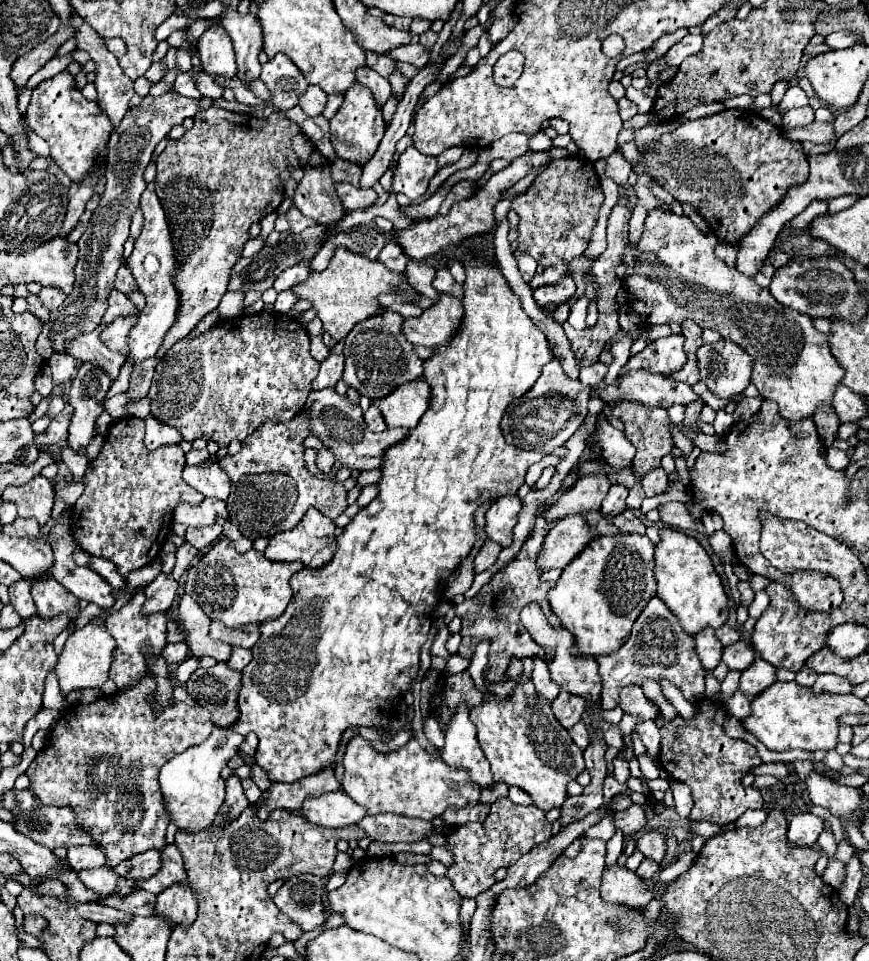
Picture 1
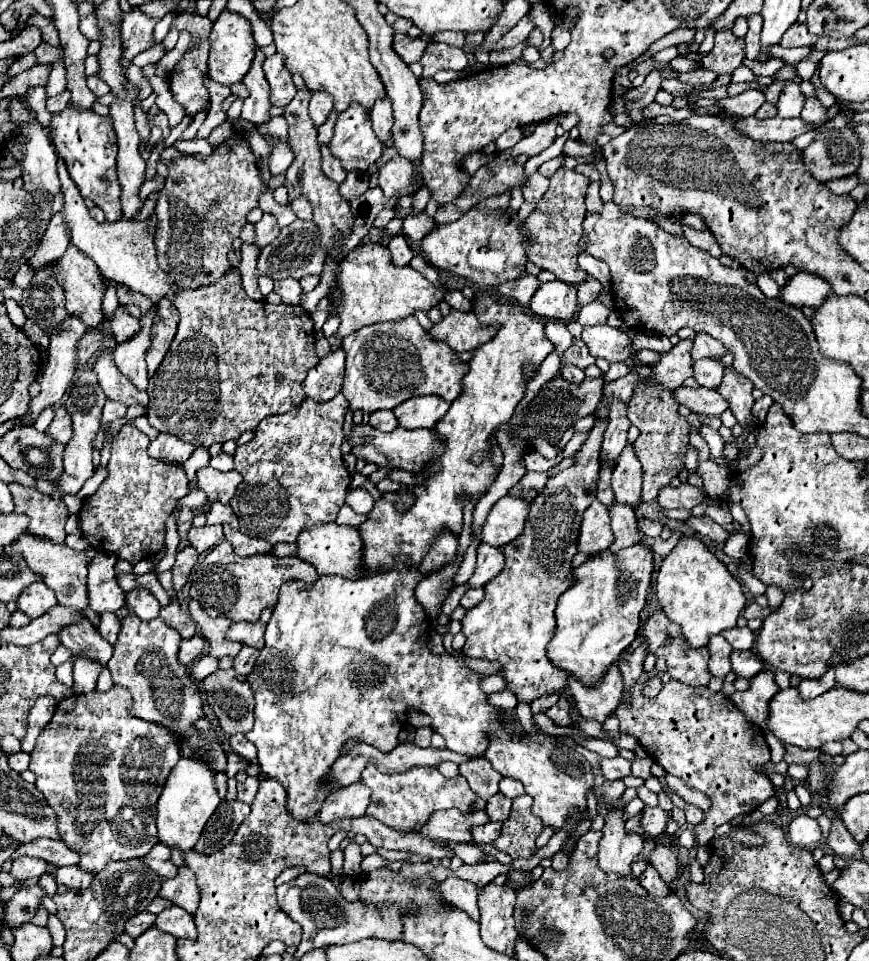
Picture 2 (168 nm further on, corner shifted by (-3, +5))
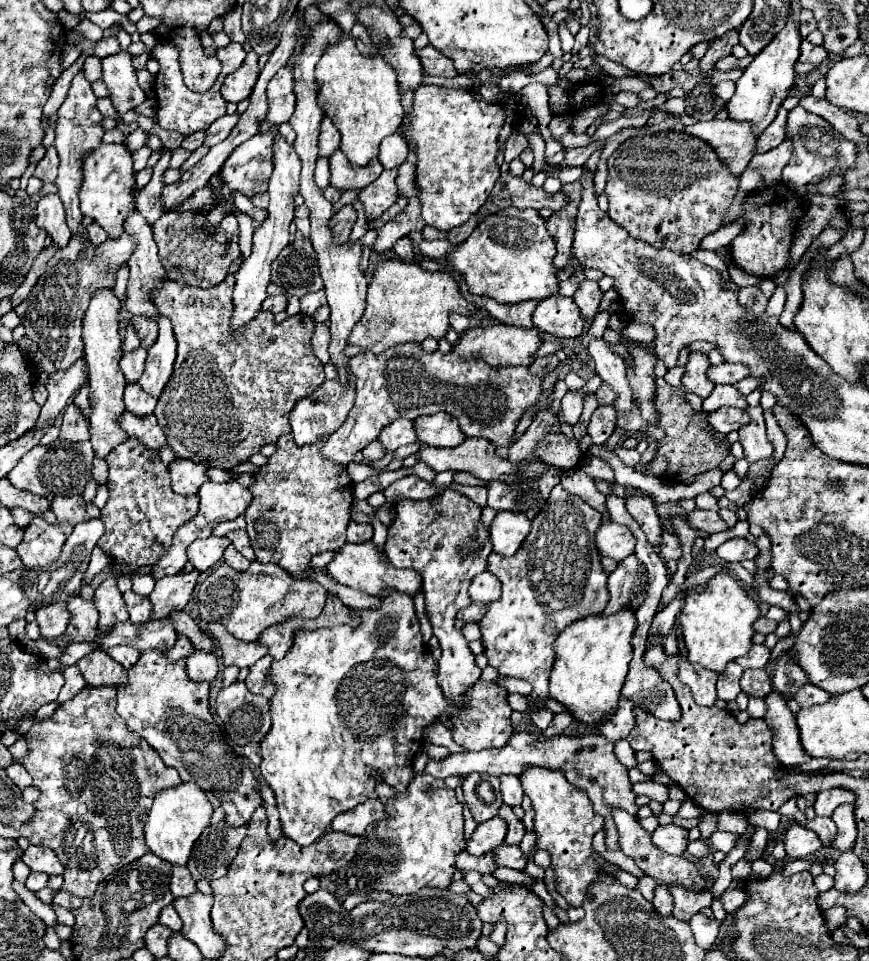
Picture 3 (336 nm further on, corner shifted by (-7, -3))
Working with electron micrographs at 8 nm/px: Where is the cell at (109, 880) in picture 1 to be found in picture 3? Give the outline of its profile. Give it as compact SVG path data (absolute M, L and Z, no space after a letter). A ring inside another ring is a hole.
M58 890L56 896L54 896L54 904L60 904L60 906L72 910L72 908L80 908L82 898L80 896L74 896L74 894L66 892L66 890Z

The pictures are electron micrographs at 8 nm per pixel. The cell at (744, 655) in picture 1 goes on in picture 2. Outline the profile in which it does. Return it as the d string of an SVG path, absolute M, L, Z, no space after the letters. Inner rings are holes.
M734 650L730 660L732 660L732 670L738 678L748 678L750 680L764 670L764 662L750 652L736 652Z

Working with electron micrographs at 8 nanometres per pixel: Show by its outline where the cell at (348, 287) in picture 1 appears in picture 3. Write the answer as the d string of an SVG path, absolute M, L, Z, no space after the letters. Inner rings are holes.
M398 258L382 260L368 284L366 312L352 328L348 344L356 344L362 350L374 350L374 346L378 344L376 354L380 354L392 344L422 342L428 336L440 340L442 336L446 336L450 310L464 316L470 316L476 310L476 306L468 304L468 300L460 294L458 282L452 274L426 272L416 262L408 264Z

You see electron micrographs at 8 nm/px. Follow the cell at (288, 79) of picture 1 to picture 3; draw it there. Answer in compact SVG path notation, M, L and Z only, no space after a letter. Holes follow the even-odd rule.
M284 66L278 70L278 74L268 84L268 120L272 124L288 122L294 106L296 106L296 94L294 94L294 76L292 68Z

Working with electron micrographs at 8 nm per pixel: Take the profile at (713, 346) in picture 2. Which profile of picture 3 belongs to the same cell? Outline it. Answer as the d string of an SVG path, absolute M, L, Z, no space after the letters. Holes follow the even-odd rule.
M722 362L718 366L708 368L708 378L714 384L734 384L734 382L746 378L746 376L748 376L748 368L744 368L744 364Z

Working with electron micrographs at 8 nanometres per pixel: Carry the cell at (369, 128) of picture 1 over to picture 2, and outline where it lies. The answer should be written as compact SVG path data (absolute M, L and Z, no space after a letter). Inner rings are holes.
M352 104L338 116L330 152L342 162L346 172L364 172L382 156L382 142L376 138L368 112L360 104Z

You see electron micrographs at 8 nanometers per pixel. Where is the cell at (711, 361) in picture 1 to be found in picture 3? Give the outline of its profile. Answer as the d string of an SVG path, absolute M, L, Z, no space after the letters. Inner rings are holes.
M746 408L750 414L750 422L740 426L740 444L744 446L744 456L752 464L760 458L770 458L772 456L772 444L766 438L766 426L764 426L764 410L758 408Z

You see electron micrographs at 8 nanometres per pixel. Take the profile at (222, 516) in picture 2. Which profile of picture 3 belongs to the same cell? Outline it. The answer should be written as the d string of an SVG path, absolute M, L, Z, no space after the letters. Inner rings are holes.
M232 530L232 532L228 532L226 536L232 540L234 548L236 548L242 556L246 556L248 560L254 560L254 552L252 552L252 548L250 548L248 534L246 534L244 530Z

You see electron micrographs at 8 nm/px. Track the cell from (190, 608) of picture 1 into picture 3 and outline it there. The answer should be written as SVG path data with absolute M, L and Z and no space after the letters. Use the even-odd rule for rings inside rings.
M210 622L208 634L216 640L216 644L222 650L224 666L238 666L238 668L250 668L258 658L262 658L268 650L256 642L244 642L234 638L228 630L224 630L222 624Z

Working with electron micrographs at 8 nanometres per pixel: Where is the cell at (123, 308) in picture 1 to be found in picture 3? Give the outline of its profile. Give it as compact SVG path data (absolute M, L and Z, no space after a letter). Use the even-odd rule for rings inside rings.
M138 346L132 352L124 352L124 356L120 360L120 368L128 382L140 378L140 372L144 370L144 362L146 362L146 348Z

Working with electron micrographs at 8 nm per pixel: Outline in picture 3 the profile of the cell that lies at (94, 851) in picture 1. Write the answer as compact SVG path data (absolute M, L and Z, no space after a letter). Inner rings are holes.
M30 844L24 854L22 854L22 860L30 866L30 870L34 872L44 872L48 876L52 874L64 874L64 864L60 862L60 858L56 856L56 852L52 852L50 848L46 846L36 846L36 844Z

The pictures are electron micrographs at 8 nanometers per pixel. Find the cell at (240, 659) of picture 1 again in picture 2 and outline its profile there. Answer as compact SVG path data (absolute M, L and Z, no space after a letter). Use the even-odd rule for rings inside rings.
M244 646L240 650L240 654L234 658L234 670L240 672L242 676L248 676L254 670L256 658L258 658L258 650L250 648L250 646Z

